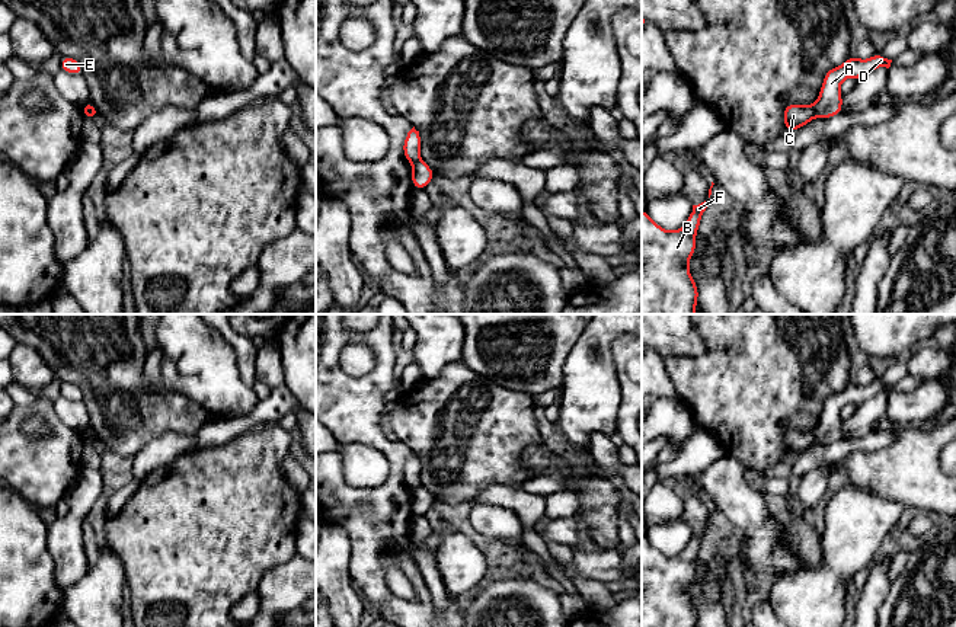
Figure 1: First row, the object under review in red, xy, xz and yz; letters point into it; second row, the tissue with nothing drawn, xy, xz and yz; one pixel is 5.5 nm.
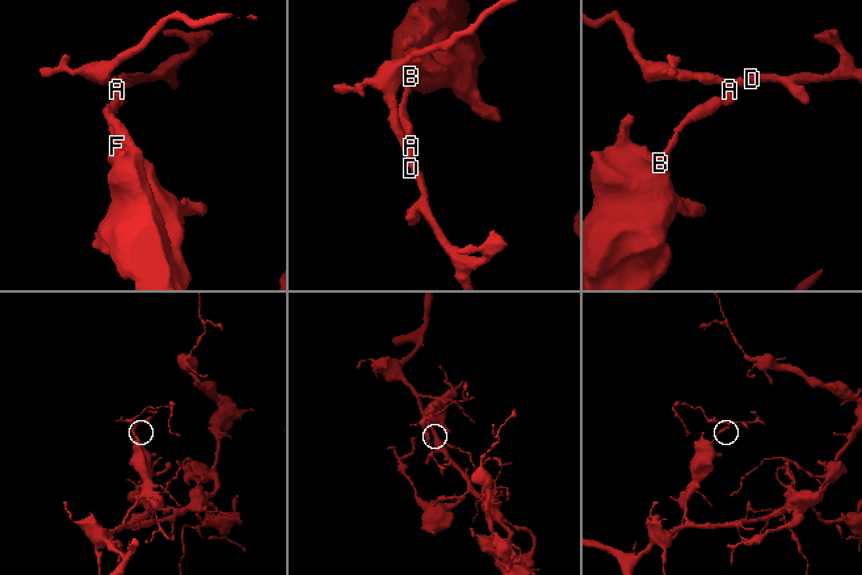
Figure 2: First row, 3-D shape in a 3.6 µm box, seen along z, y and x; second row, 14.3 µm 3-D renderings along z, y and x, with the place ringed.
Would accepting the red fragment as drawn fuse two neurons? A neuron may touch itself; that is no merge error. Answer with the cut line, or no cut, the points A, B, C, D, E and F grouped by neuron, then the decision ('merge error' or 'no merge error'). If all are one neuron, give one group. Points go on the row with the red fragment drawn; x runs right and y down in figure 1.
cut in yz along (812, 105), (815, 115); A D E / B C F; merge error

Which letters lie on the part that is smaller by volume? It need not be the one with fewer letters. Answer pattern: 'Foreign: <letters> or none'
Foreign: A, D, E

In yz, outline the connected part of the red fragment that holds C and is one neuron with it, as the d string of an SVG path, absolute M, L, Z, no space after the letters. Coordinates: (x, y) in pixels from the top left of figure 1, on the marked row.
M789 103L783 111L783 124L790 131L790 134L808 125L813 118L813 105L803 106L799 103Z

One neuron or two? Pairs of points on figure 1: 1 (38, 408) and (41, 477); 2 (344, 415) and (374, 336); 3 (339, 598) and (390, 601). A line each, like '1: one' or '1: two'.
1: one
2: one
3: two

